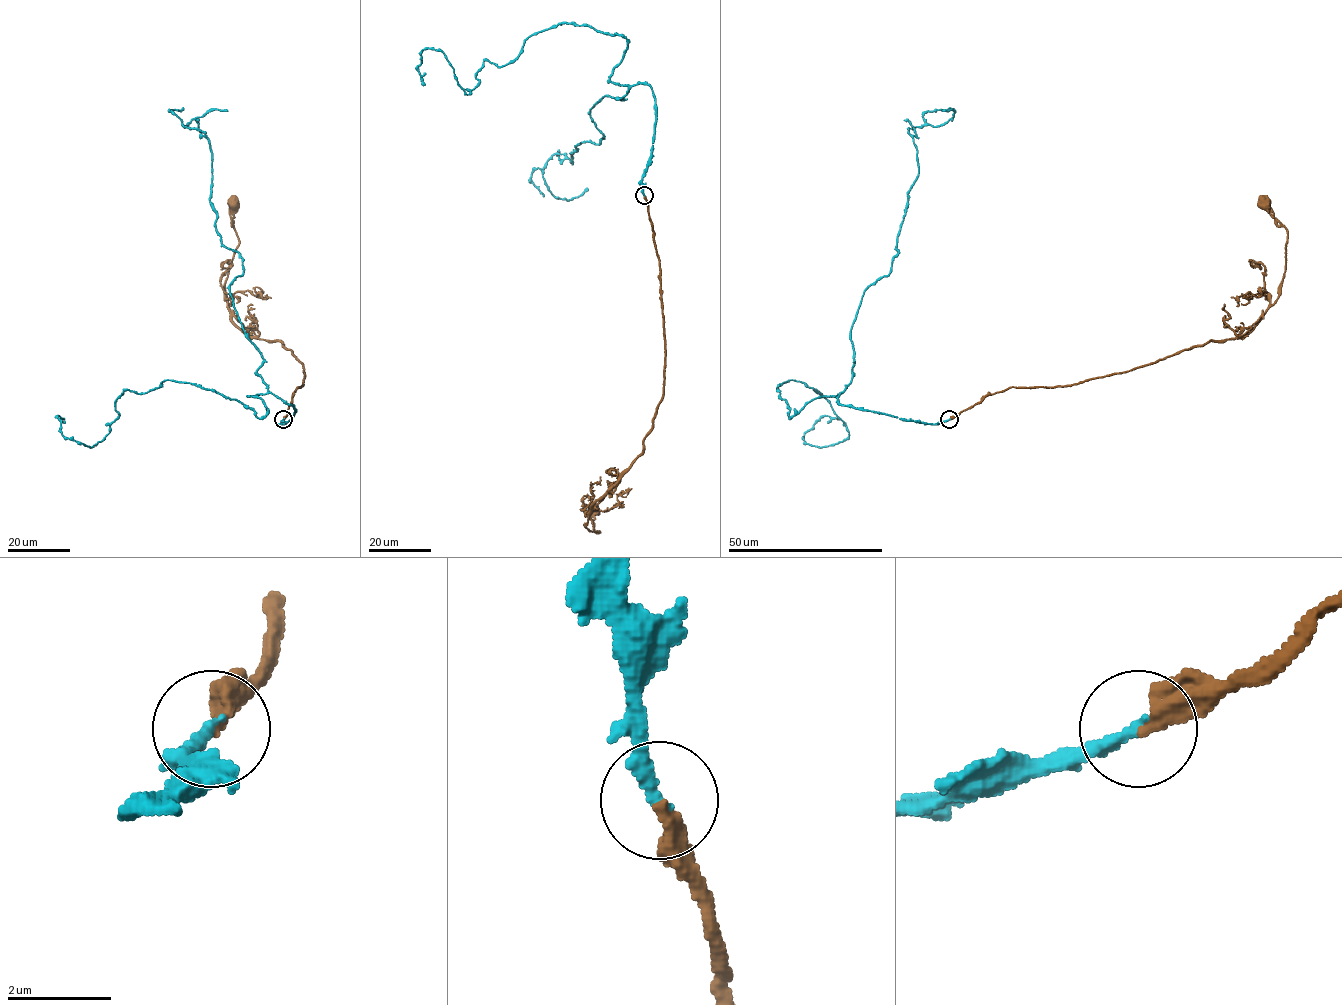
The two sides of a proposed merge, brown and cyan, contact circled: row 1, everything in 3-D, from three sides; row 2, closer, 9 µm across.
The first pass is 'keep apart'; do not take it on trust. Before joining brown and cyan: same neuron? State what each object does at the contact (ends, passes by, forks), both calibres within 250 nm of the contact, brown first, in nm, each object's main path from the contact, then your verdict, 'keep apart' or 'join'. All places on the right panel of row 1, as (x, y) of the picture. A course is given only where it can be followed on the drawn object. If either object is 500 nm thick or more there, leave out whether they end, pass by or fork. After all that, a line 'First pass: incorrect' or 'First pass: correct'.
brown ends; cyan ends; calibres 280 and 240 nm; course brown (949, 419), (1012, 387), (1076, 384), (1210, 341), (1243, 338), (1275, 302), (1285, 267), (1285, 227), (1264, 203); course cyan (949, 419), (840, 393), (790, 418), (777, 387), (805, 384), (846, 426), (811, 446), (821, 417), (840, 419); join
First pass: incorrect

